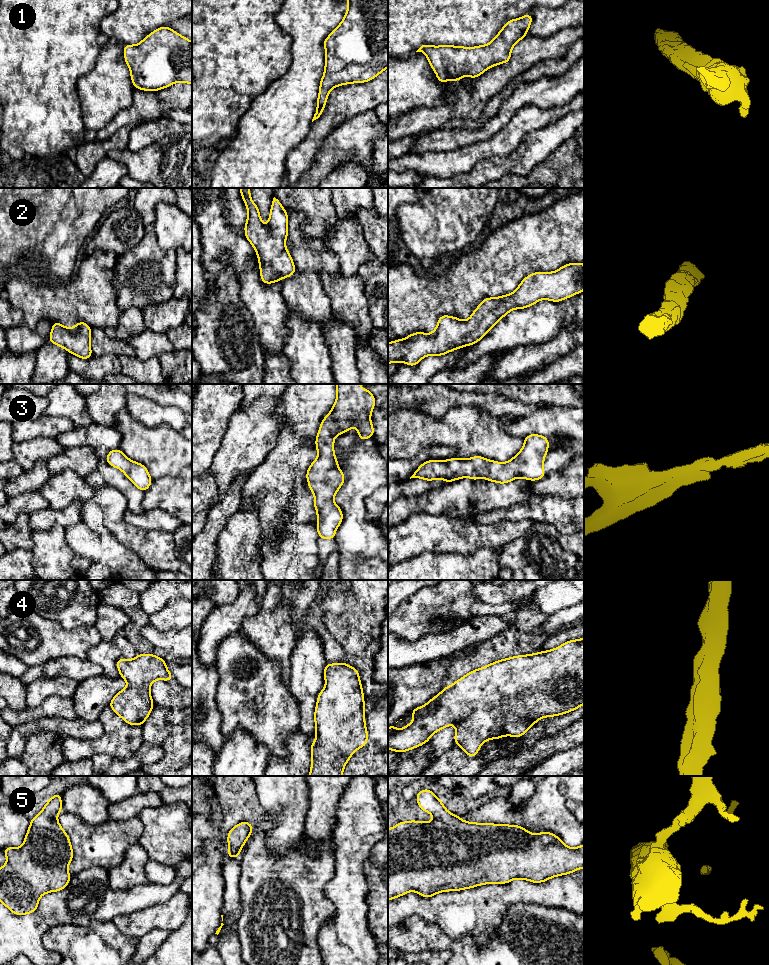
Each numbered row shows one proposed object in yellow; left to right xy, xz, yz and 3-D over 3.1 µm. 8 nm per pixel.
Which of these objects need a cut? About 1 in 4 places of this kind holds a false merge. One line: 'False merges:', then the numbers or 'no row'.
False merges: no row

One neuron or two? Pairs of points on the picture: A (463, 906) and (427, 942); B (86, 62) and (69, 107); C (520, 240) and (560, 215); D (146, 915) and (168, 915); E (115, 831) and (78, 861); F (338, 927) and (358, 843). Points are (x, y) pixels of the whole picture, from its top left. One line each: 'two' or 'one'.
A: two
B: one
C: one
D: one
E: one
F: one

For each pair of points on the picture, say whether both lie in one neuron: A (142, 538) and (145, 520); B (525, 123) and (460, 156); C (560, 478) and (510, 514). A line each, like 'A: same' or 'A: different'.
A: different
B: same
C: different

